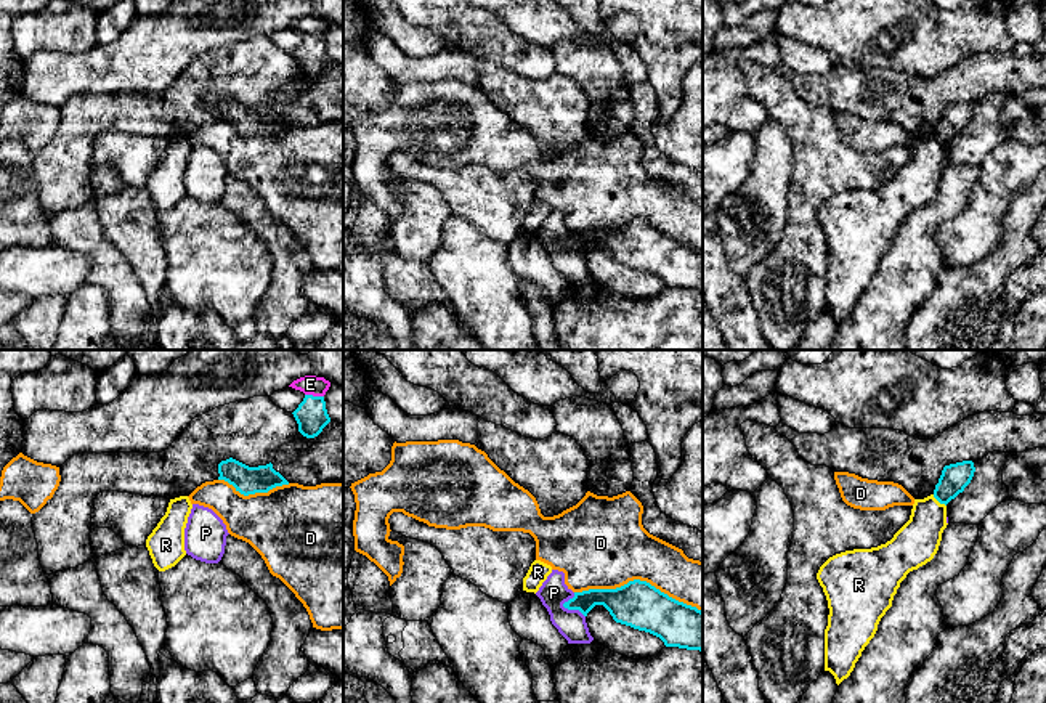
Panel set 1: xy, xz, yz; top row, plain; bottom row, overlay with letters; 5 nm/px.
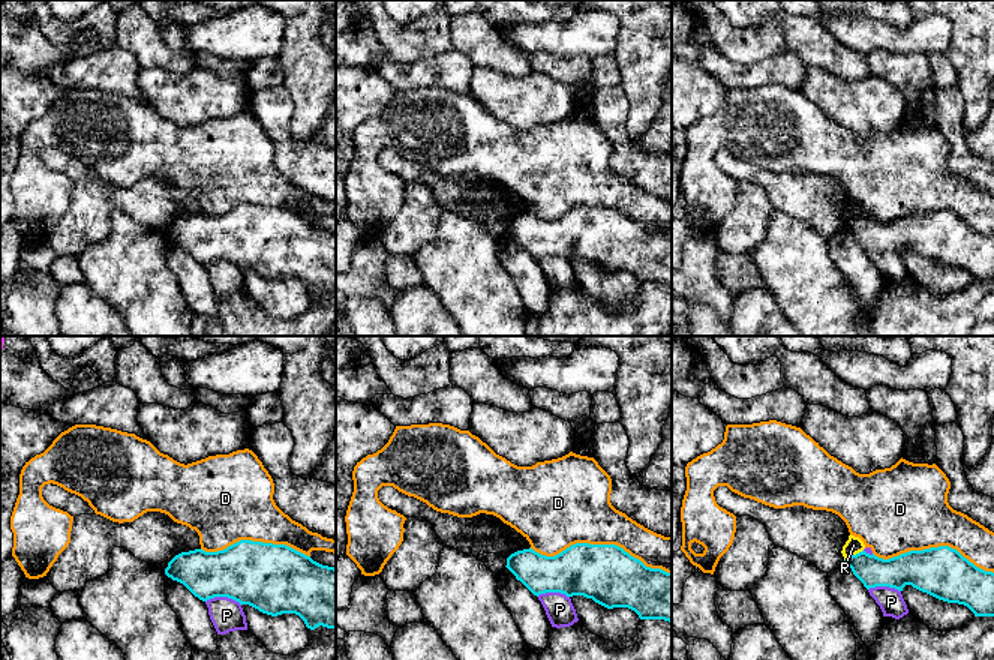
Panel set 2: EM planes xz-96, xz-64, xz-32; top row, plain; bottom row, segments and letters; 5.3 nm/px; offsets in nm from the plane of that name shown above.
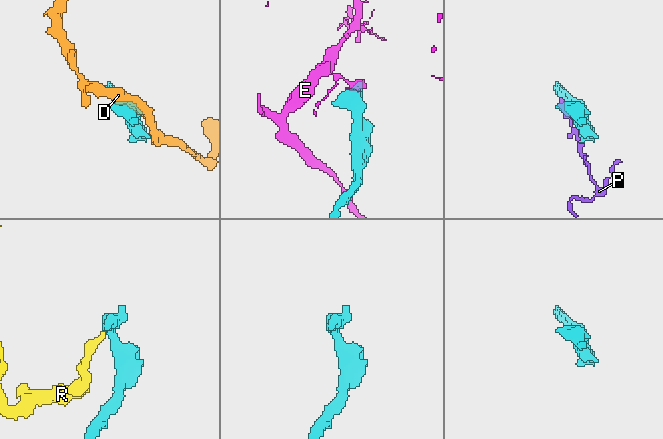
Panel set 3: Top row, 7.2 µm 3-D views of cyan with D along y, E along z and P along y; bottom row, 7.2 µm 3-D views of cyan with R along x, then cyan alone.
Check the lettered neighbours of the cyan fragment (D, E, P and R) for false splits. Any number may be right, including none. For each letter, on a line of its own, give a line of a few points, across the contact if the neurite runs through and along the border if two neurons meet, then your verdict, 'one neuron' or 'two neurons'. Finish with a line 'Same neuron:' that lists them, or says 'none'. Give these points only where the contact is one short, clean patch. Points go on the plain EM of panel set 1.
D: two neurons
E: line xy (305, 34), (323, 37); two neurons
P: two neurons
R: line yz (932, 135), (945, 146); two neurons
Same neuron: none

